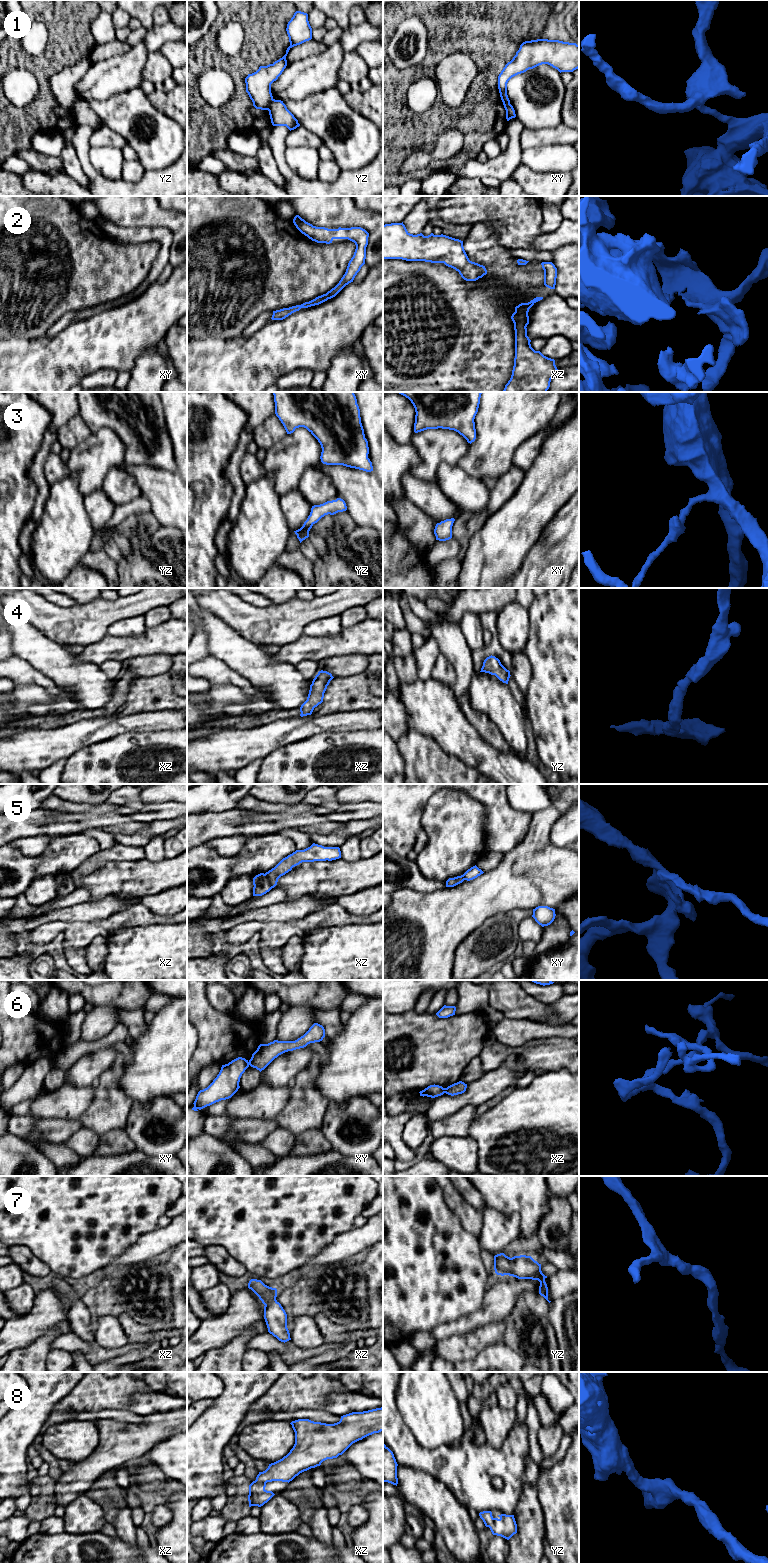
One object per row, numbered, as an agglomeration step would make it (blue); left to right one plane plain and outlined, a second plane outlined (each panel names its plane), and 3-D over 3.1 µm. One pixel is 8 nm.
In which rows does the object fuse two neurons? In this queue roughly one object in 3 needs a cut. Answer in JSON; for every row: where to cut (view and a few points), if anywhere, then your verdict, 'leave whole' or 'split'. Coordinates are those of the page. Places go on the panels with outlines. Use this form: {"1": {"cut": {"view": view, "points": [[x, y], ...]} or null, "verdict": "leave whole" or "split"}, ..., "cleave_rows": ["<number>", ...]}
{"1": {"cut": {"view": "yz", "points": [[273, 99], [268, 110]]}, "verdict": "split"}, "2": {"cut": null, "verdict": "leave whole"}, "3": {"cut": null, "verdict": "leave whole"}, "4": {"cut": null, "verdict": "leave whole"}, "5": {"cut": {"view": "xz", "points": [[264, 874], [272, 887]]}, "verdict": "split"}, "6": {"cut": {"view": "xz", "points": [[444, 1088], [445, 1092]]}, "verdict": "split"}, "7": {"cut": null, "verdict": "leave whole"}, "8": {"cut": null, "verdict": "leave whole"}, "cleave_rows": ["1", "5", "6"]}

